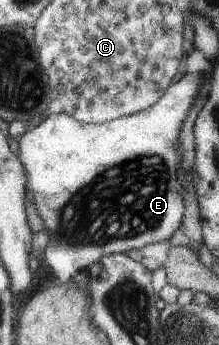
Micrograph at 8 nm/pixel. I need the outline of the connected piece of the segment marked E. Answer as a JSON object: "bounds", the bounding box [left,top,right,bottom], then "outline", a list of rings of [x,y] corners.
{"bounds":[16,73,203,283],"outline":[[[189,73],[183,75],[178,81],[175,81],[165,89],[161,97],[158,98],[149,108],[139,112],[117,117],[116,119],[102,122],[101,124],[86,124],[70,117],[70,114],[59,112],[57,114],[42,115],[38,126],[26,131],[16,141],[16,152],[21,157],[22,165],[26,168],[27,189],[34,199],[37,213],[44,224],[43,230],[49,231],[50,238],[48,244],[42,253],[43,261],[52,269],[57,283],[67,283],[69,279],[77,272],[88,268],[90,264],[101,259],[108,254],[125,253],[128,249],[140,249],[145,245],[162,241],[170,238],[177,227],[181,225],[182,218],[182,196],[180,195],[180,181],[176,177],[178,173],[178,161],[180,161],[180,151],[176,149],[178,145],[178,133],[181,133],[183,122],[186,121],[187,114],[198,97],[199,90],[203,85],[201,81],[202,73]]]}

